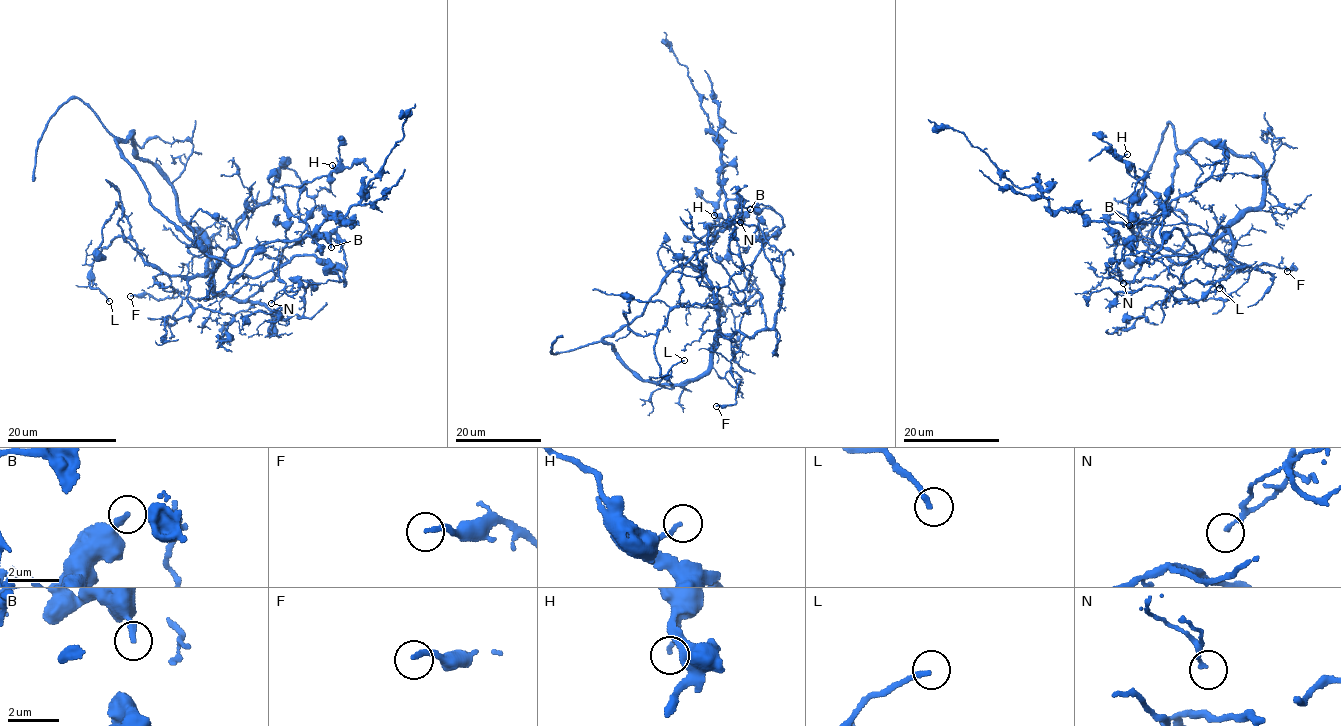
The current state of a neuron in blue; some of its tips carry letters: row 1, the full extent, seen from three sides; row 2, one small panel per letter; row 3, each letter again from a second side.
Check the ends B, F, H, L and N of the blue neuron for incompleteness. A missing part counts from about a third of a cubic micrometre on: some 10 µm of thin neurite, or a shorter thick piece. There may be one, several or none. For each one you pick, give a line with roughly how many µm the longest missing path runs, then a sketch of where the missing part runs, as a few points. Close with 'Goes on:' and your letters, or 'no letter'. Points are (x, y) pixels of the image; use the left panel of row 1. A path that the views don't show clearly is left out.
Goes on: no letter

